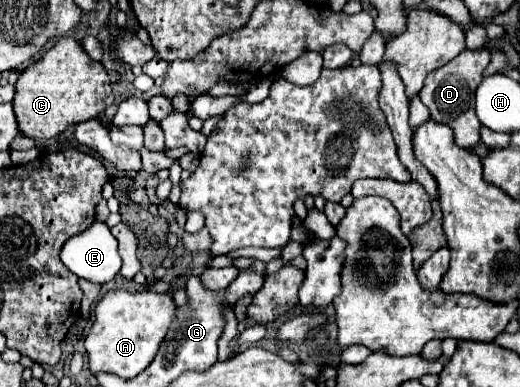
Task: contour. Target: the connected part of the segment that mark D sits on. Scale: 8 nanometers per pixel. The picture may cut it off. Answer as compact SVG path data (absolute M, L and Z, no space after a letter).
M465 49L455 59L445 63L441 69L431 71L425 79L423 89L419 91L421 101L431 111L431 119L435 119L439 123L447 123L455 133L457 145L461 145L461 147L475 147L481 141L479 139L481 121L477 119L477 113L475 113L475 89L483 79L483 71L487 69L489 61L491 61L489 49L475 49L475 51Z

